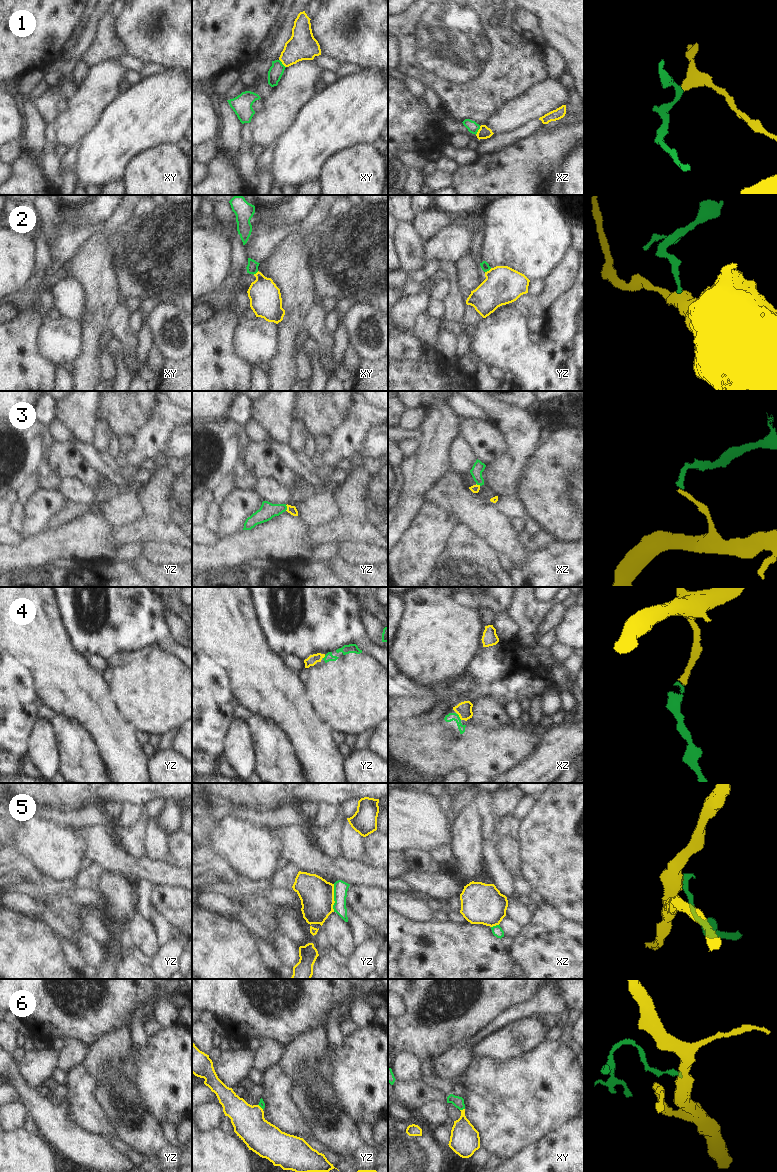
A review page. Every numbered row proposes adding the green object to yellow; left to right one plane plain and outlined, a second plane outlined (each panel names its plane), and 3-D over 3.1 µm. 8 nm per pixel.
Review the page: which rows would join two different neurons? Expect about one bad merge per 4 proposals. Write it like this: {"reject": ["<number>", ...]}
{"reject": ["1", "2", "3", "5"]}

